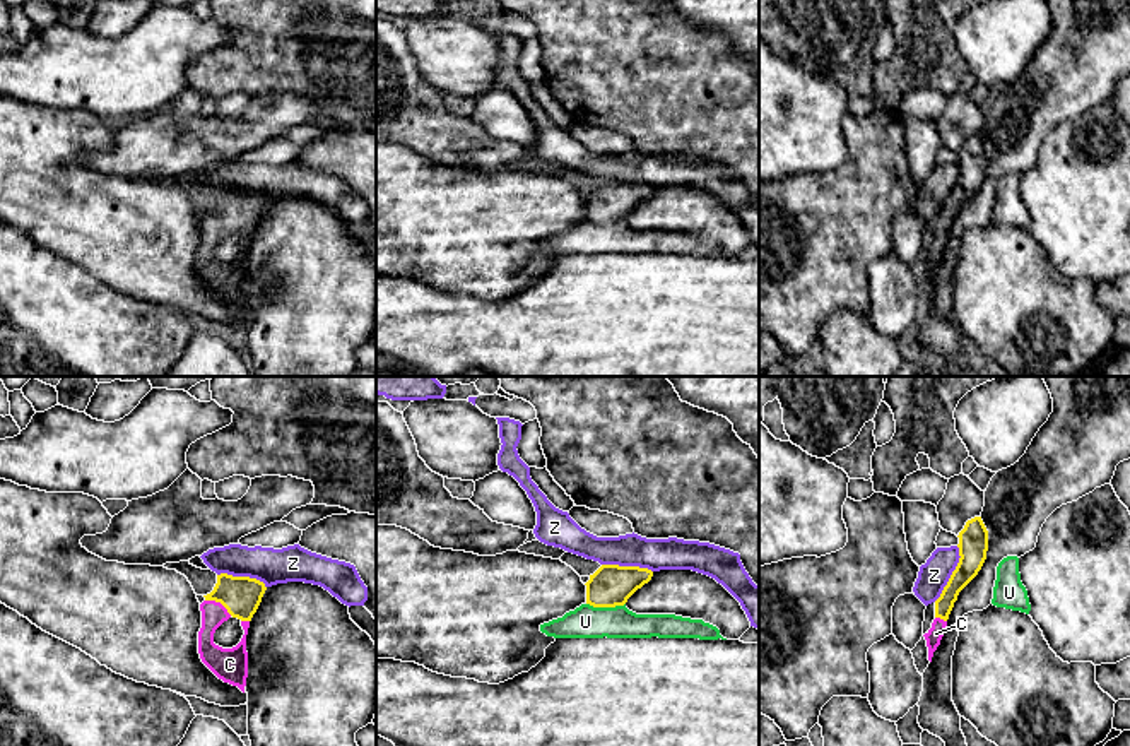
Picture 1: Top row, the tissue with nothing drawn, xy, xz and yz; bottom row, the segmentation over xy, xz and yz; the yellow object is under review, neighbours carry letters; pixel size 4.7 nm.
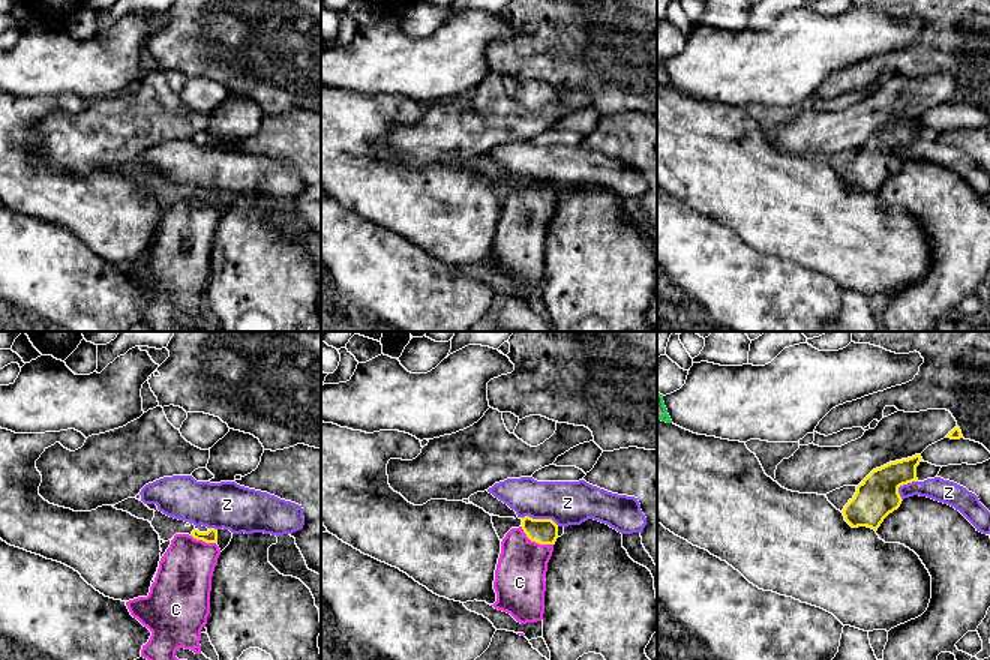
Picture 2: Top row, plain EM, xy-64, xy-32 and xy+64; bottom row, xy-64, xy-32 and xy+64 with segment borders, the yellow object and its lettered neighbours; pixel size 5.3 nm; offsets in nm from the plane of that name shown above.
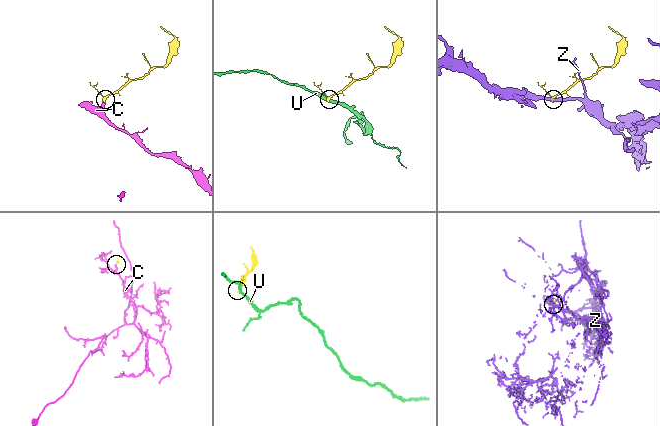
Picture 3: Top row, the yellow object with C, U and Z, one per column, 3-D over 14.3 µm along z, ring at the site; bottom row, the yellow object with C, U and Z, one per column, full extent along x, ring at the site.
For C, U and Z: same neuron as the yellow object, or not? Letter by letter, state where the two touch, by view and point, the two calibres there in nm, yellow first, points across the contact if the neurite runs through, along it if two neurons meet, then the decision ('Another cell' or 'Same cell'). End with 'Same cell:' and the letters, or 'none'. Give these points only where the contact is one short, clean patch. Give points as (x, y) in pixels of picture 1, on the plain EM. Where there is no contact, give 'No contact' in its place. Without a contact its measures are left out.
C: Touches yellow at xy (219, 218). Thickness 190 nm (yellow) against 110 nm. Path across: xy (241, 213), (219, 218), (214, 230). Same cell
U: Touches yellow at xz (606, 223). Thickness 200 nm (yellow) against 160 nm. Another cell
Z: Touches yellow at yz (953, 190). Thickness 140 nm (yellow) against 140 nm. Another cell
Same cell: C

